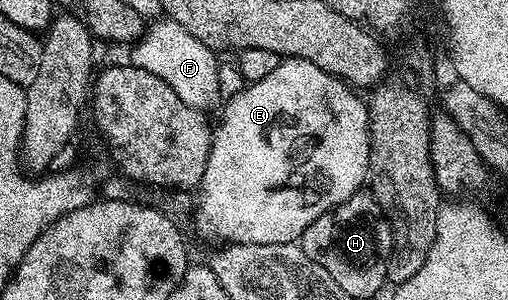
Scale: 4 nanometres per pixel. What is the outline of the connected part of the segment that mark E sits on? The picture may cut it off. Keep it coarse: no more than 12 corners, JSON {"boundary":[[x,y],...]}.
{"boundary":[[298,58],[211,134],[203,236],[294,244],[368,183],[364,97]]}

